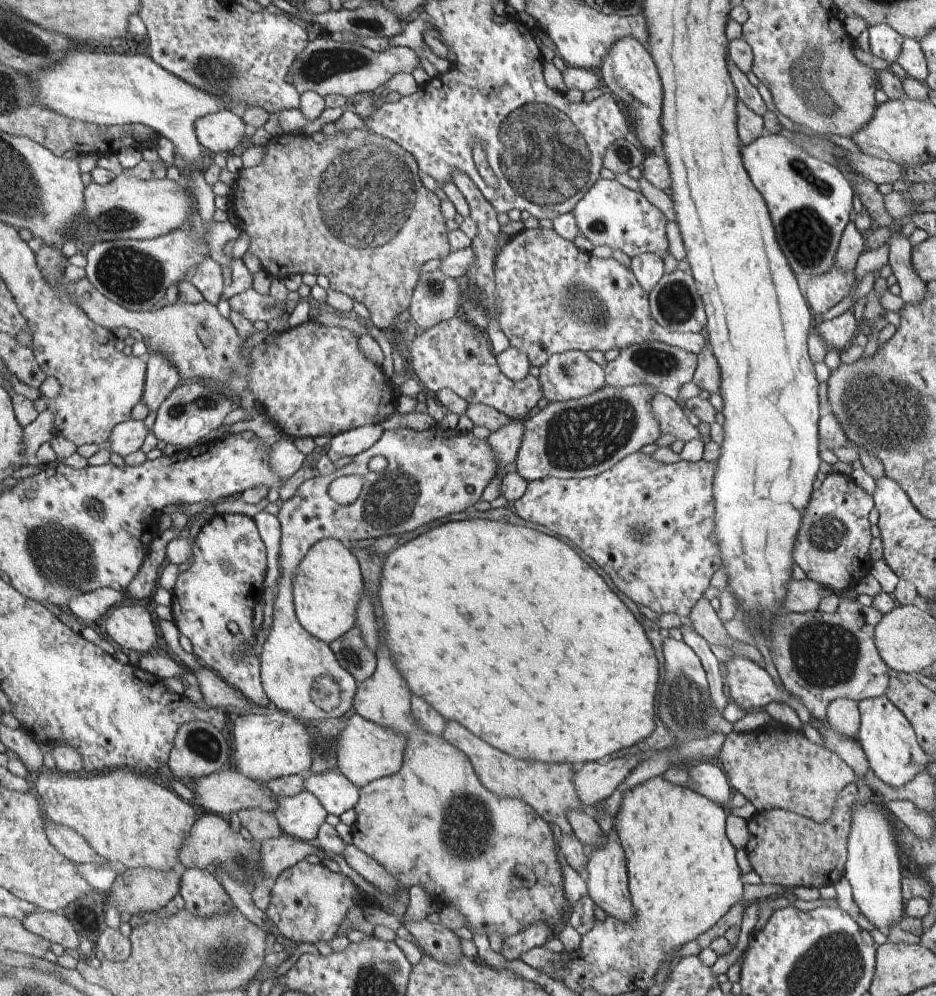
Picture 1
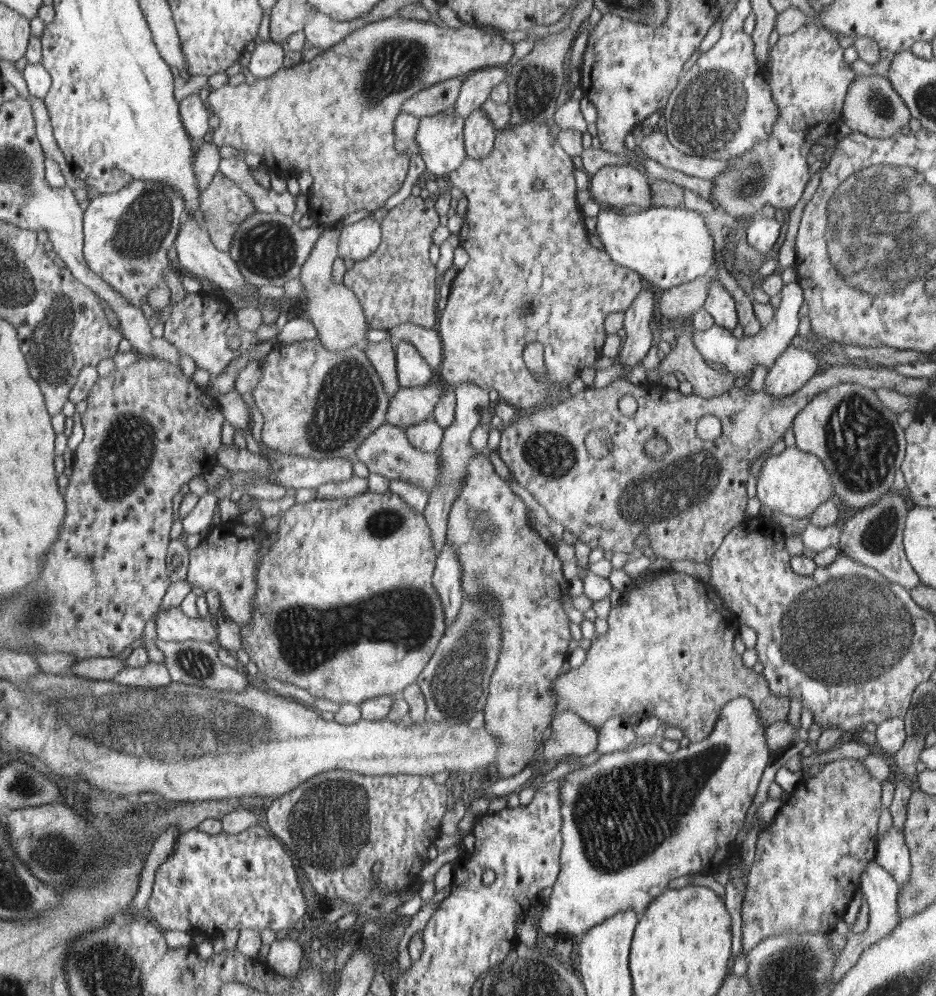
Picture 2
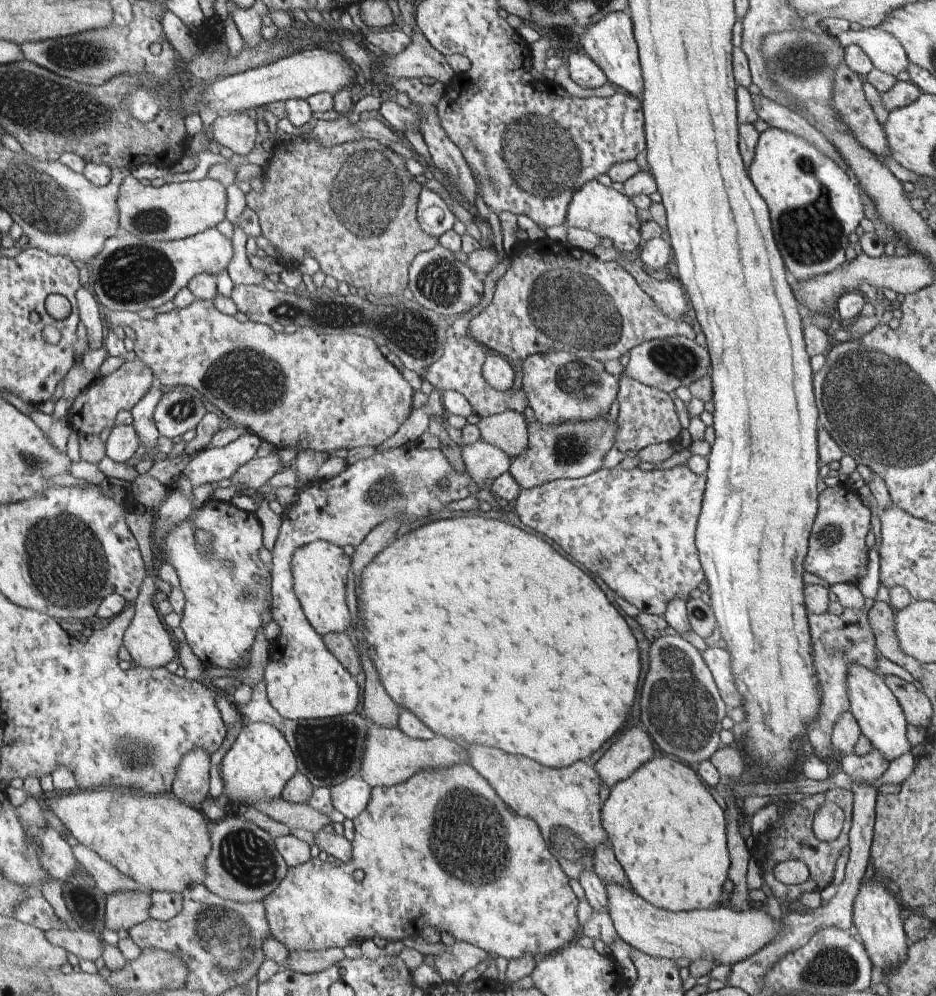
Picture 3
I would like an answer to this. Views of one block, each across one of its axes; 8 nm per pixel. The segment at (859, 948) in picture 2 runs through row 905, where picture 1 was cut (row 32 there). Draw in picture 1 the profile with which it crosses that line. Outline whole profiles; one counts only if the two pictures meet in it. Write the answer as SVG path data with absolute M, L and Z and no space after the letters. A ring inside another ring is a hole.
M887 24L869 26L868 32L870 52L891 67L898 60L905 38Z

